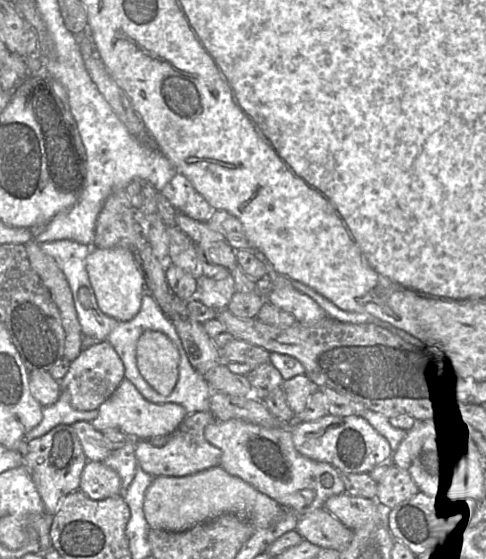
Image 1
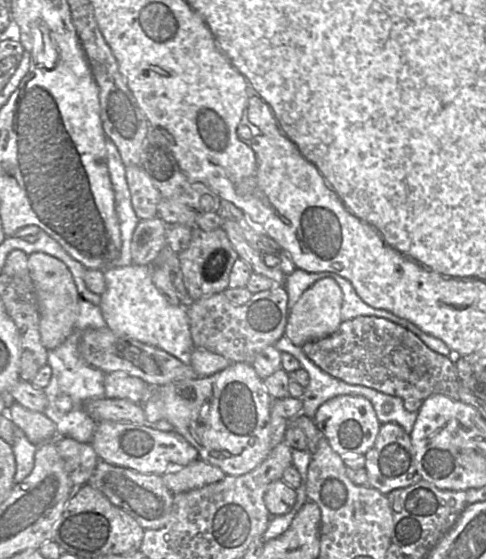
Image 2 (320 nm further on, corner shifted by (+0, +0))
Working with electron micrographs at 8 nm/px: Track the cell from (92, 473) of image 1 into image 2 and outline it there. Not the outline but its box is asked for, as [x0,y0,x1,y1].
[89,460,174,529]

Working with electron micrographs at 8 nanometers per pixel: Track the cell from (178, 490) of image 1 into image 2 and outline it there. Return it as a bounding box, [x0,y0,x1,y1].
[162,458,225,495]

